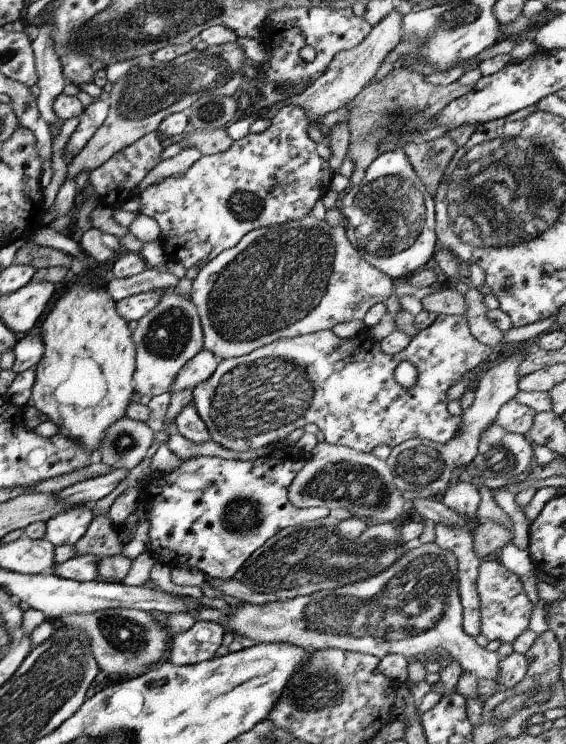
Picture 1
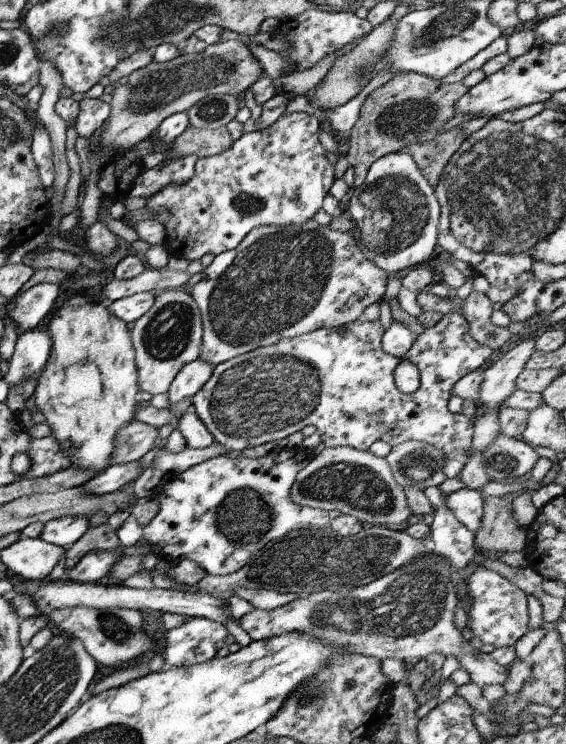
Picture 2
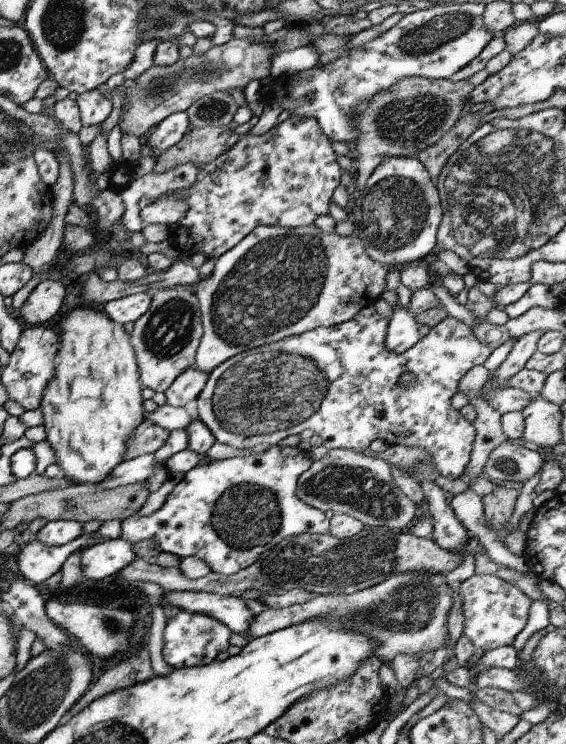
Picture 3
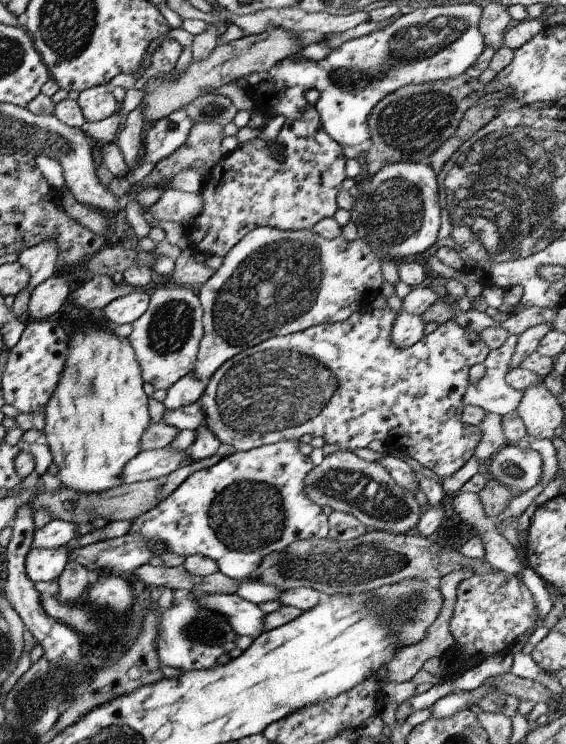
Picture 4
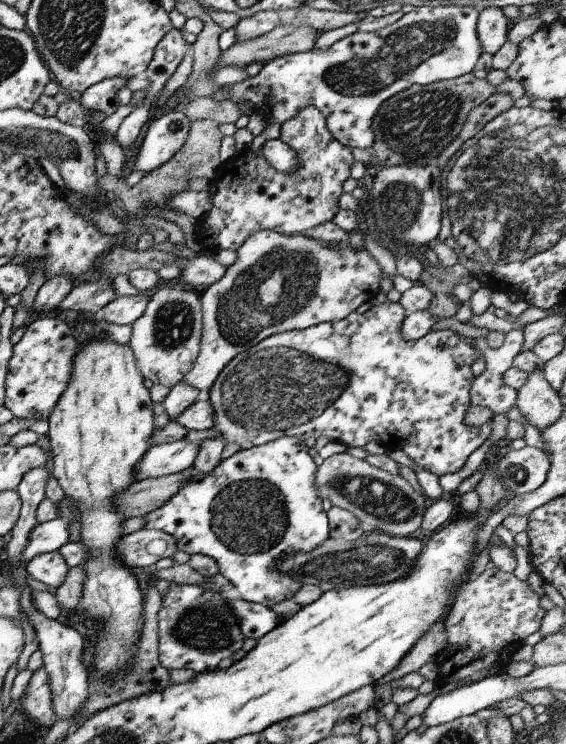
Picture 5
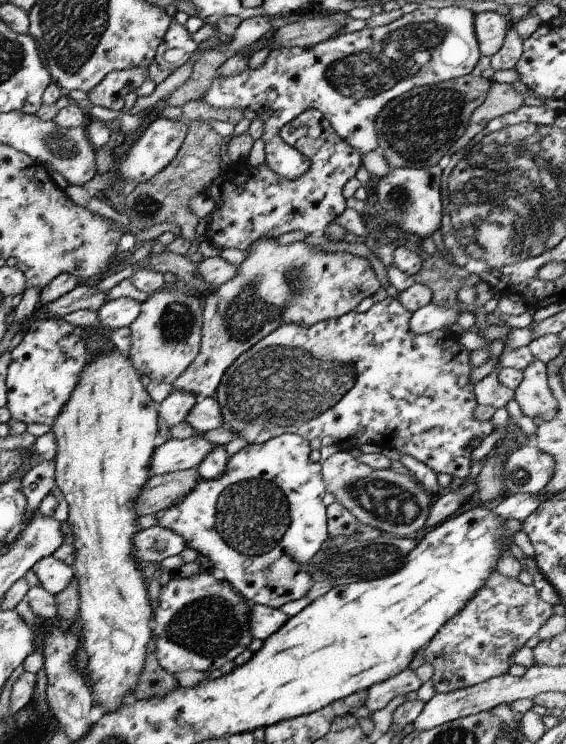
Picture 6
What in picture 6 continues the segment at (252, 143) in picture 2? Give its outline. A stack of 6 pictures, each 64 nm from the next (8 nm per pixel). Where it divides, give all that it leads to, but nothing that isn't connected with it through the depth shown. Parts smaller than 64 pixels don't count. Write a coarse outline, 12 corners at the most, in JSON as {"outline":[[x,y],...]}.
{"outline":[[317,109],[278,135],[307,158],[287,180],[261,164],[220,175],[207,242],[322,232],[359,168]]}

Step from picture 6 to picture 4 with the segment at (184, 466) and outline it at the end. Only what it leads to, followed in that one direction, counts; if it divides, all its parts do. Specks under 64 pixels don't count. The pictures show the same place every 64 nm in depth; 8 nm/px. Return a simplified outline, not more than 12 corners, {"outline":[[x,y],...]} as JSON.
{"outline":[[185,451],[139,452],[121,469],[121,483],[167,476]]}

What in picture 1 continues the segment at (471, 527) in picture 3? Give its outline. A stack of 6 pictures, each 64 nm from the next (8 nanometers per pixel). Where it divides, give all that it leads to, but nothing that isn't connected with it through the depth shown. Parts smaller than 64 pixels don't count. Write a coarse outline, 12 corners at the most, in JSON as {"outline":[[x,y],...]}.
{"outline":[[449,482],[438,499],[459,516],[477,514],[473,483]]}

